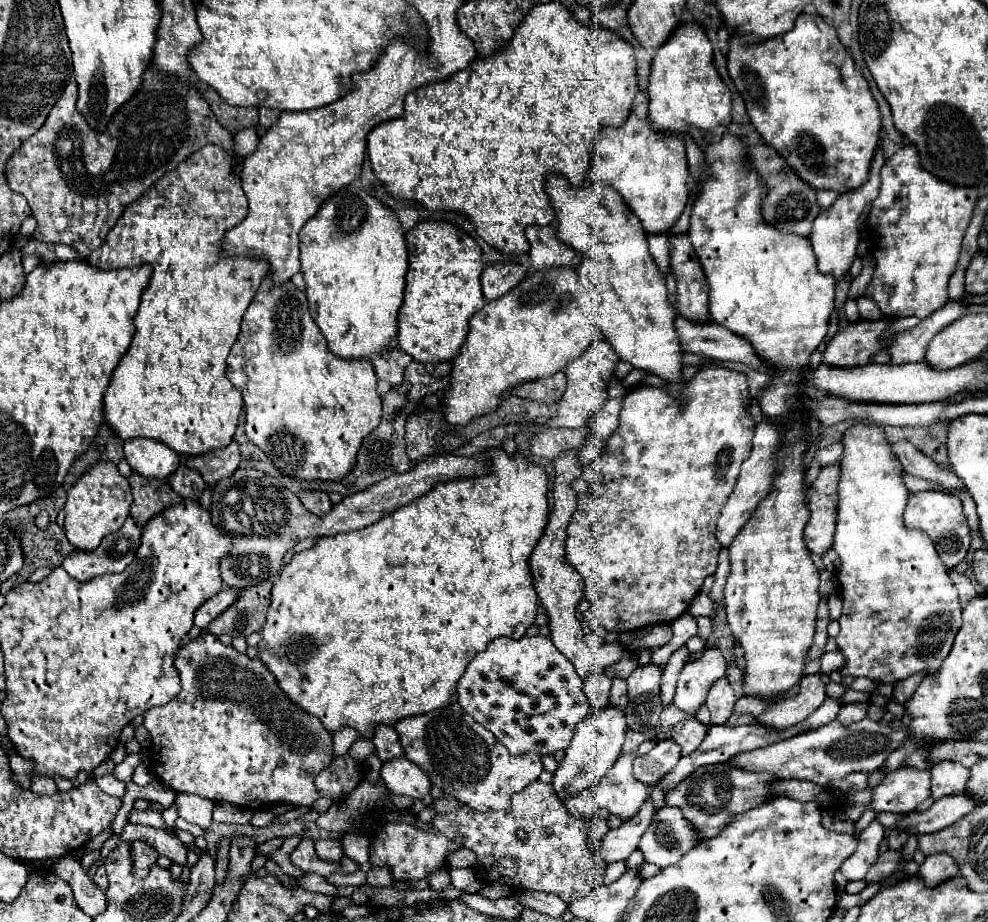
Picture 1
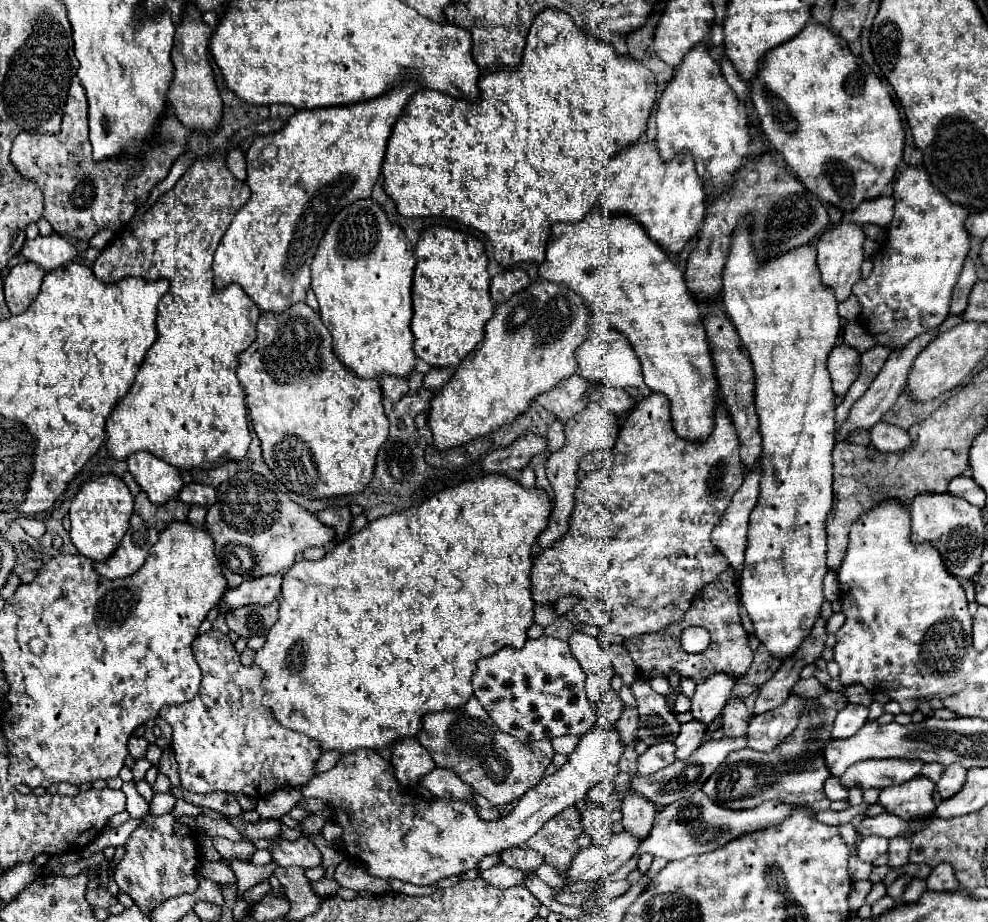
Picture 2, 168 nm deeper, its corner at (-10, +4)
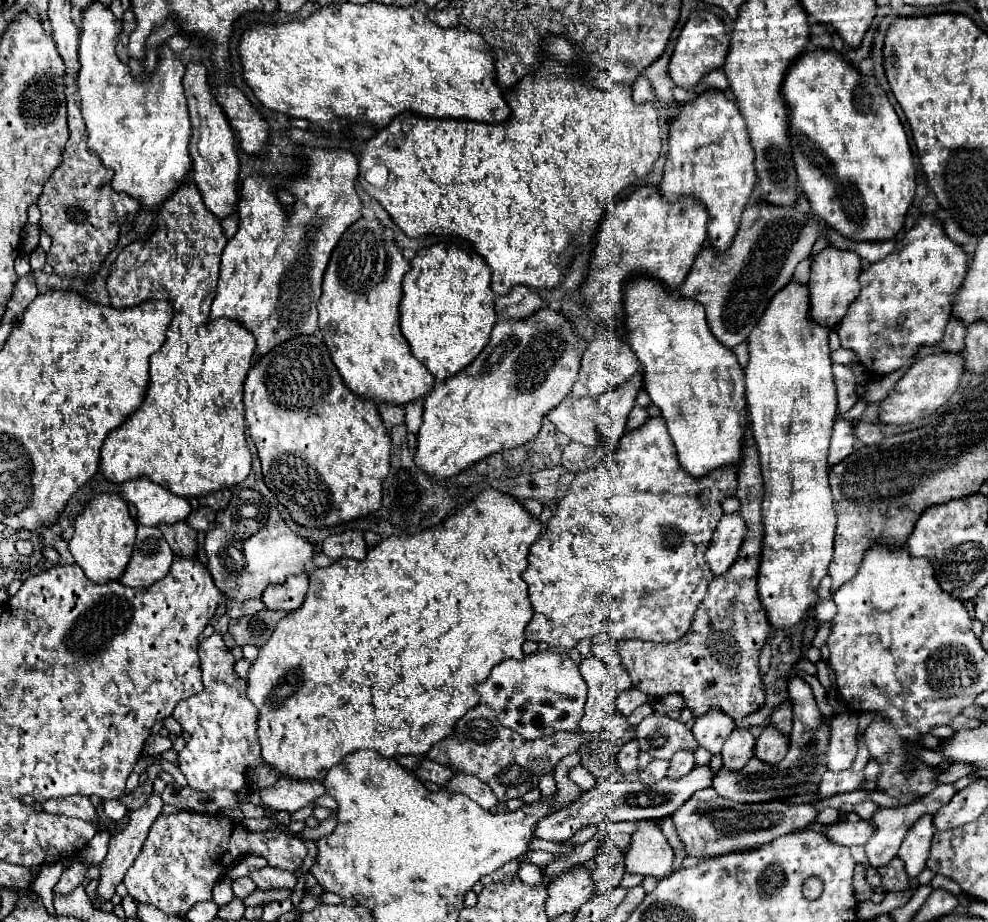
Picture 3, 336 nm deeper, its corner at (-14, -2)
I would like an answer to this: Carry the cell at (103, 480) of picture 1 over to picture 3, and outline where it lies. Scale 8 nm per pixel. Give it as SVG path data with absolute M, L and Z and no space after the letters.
M102 492L76 516L74 528L76 530L70 540L70 552L84 574L92 582L100 584L108 580L118 580L130 560L136 538L136 522L128 512L128 502L122 502L118 494Z

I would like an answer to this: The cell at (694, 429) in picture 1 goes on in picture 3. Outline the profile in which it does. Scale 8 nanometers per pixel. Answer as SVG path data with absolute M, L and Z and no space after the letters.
M662 416L648 418L642 428L630 430L622 436L620 446L616 448L614 454L610 454L603 462L592 470L575 474L574 482L570 488L564 492L564 496L558 500L558 508L554 516L550 518L546 532L532 544L530 556L528 556L528 568L524 570L524 580L530 588L530 602L534 608L534 618L526 626L526 638L534 642L546 642L550 646L560 646L560 648L574 648L580 640L592 638L596 634L608 634L614 640L624 640L624 638L638 638L638 640L652 640L652 642L674 642L682 638L694 620L694 612L698 602L704 598L708 590L708 582L714 580L710 574L710 566L706 566L706 548L710 544L712 532L716 530L724 510L722 502L730 496L736 496L736 470L734 466L722 466L712 470L710 474L702 478L692 478L678 462L676 448L672 444L672 438L666 430L666 422Z

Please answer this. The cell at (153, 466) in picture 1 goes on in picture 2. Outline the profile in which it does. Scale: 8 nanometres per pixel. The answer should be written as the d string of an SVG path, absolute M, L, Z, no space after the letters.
M136 452L126 460L128 472L134 476L138 486L146 492L152 504L166 504L176 498L184 486L180 472L170 468L170 464L162 464L162 460L150 456L148 452Z

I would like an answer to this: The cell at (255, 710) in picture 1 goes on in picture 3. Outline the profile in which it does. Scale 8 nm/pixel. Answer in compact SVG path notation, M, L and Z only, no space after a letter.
M212 634L204 638L198 646L200 668L204 692L182 700L174 708L174 720L182 726L182 730L190 732L190 740L184 750L178 754L178 766L188 780L188 786L200 792L214 790L232 790L242 794L250 788L248 774L254 768L266 766L260 754L258 742L258 710L246 698L246 680L240 680L234 674L234 656L224 646L220 634Z

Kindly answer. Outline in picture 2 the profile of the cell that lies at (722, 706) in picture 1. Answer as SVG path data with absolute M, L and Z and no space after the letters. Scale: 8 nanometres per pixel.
M740 700L728 702L724 706L722 714L724 714L724 736L738 738L738 736L746 734L746 728L748 728L748 722L750 722L750 714L748 714L744 702L740 702Z

